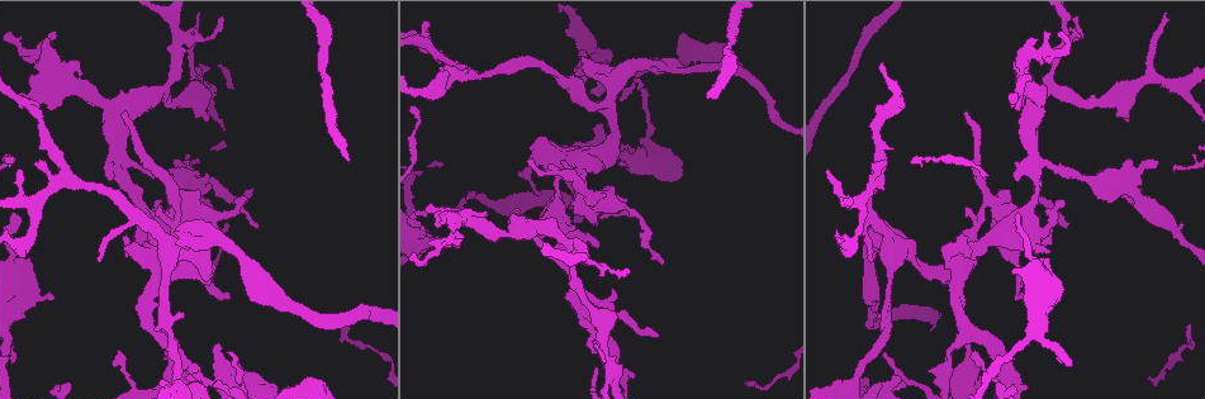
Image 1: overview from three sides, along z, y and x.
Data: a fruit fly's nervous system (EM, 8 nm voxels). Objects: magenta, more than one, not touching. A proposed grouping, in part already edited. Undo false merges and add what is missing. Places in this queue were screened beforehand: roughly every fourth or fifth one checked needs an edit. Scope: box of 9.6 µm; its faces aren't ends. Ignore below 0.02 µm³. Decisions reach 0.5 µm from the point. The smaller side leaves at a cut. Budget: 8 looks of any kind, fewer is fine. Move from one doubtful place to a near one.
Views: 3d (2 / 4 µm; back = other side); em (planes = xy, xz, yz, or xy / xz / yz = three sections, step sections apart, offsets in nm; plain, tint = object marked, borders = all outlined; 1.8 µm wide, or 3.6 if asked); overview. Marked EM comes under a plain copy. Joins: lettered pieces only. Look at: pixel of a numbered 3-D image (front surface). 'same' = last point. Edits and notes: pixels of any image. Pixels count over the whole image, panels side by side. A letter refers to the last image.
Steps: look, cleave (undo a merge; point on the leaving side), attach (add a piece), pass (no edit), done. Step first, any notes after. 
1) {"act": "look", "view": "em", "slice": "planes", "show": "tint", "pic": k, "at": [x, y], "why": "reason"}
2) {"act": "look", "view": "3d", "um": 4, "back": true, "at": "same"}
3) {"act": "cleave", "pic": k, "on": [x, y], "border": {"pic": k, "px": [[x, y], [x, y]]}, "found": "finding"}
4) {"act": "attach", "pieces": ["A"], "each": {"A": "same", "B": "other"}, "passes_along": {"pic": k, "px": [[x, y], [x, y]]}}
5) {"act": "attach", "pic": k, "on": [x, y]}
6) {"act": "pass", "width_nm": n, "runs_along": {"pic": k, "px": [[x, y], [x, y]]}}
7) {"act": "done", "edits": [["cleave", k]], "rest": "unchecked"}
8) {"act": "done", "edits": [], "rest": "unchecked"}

{"act": "look", "view": "em", "slice": "yz", "step": 16, "show": "borders", "pic": 1, "at": [662, 263], "why": "free end"}

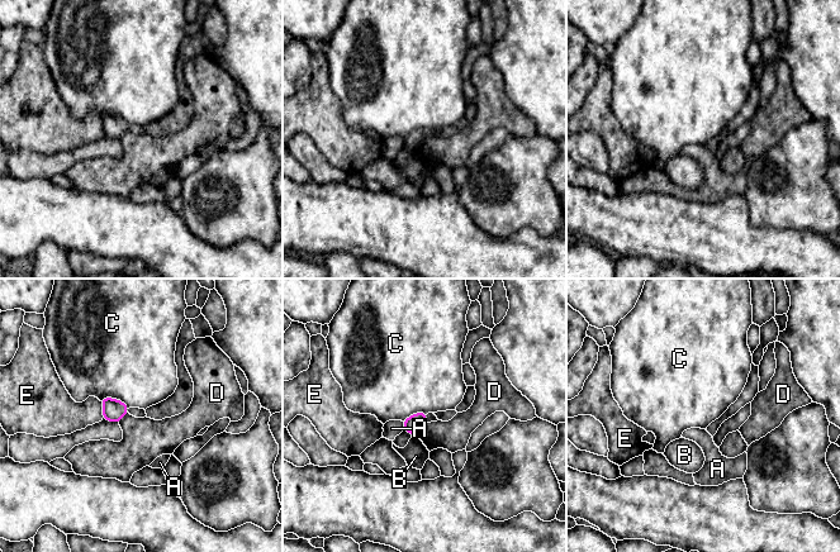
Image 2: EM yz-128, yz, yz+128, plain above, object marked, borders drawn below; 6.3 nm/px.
{"act": "look", "view": "em", "slice": "planes", "show": "borders", "at": "same"}

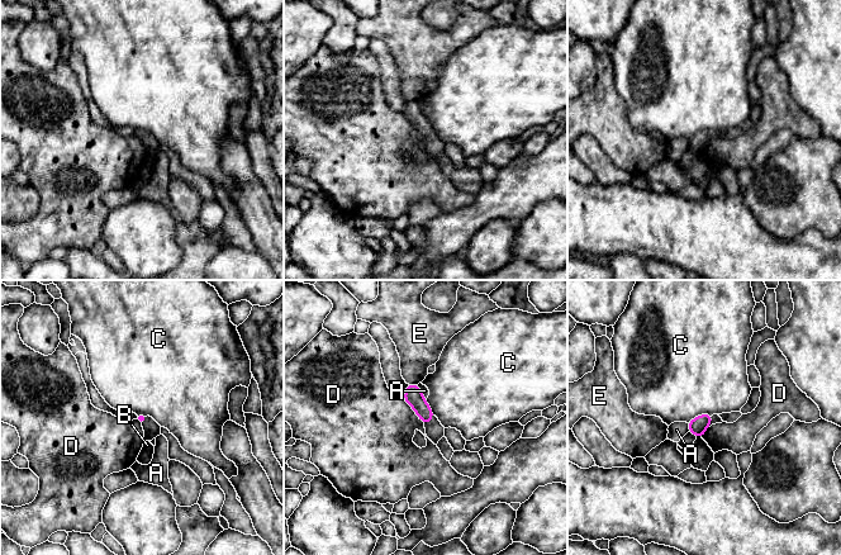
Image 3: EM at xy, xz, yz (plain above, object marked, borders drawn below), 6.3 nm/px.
{"act": "pass", "each": {"A": "other", "B": "other", "C": "other", "D": "other", "E": "other"}, "border": {"pic": 3, "px": [[402, 397], [423, 423]]}, "found": "no lettered piece goes on from it"}

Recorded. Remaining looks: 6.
{"act": "look", "view": "3d", "um": 4, "pic": 1, "at": [993, 201], "why": "arms run side by side"}

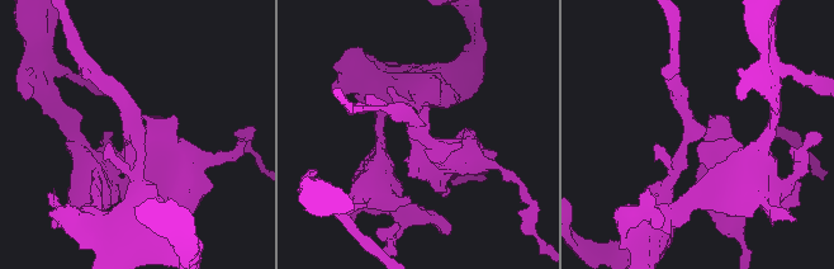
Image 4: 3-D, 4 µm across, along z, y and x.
{"act": "look", "view": "em", "slice": "planes", "show": "borders", "pic": 4, "at": [700, 134], "why": "shape alone is not enough"}

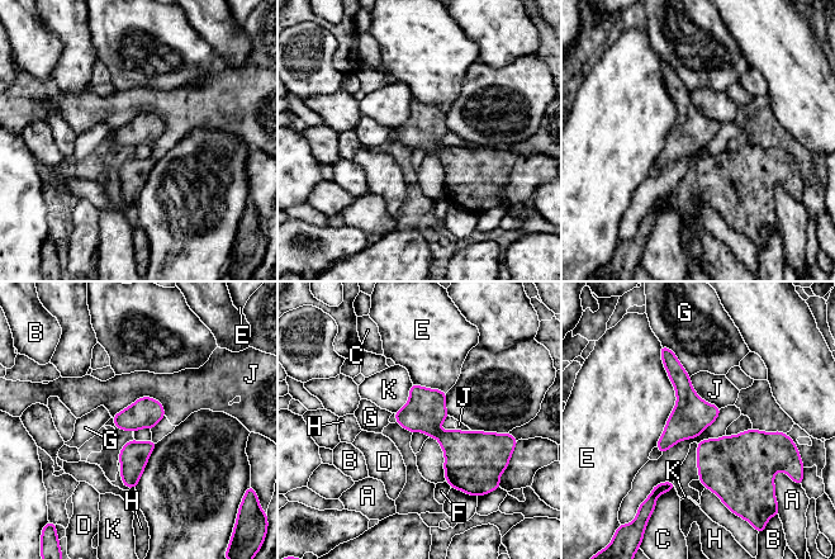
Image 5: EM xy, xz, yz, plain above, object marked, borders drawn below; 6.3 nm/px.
{"act": "pass", "each": {"A": "other", "B": "other", "C": "other", "D": "other", "E": "other", "F": "other", "G": "other", "H": "other", "J": "other", "K": "other"}, "found": "one cell here"}

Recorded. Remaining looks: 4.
{"act": "look", "view": "3d", "um": 4, "pic": 1, "at": [1019, 295], "why": "tapers out"}

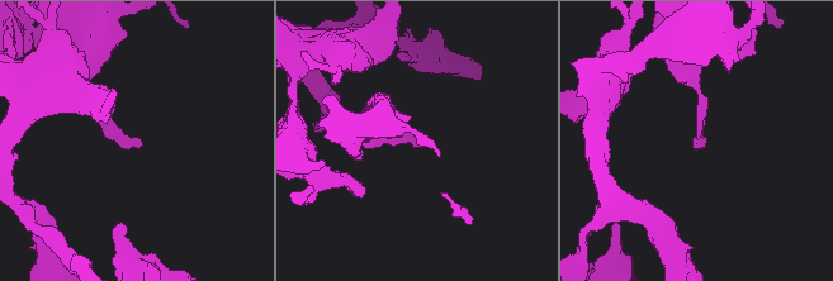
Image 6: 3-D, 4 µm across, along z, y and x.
{"act": "look", "view": "em", "slice": "planes", "show": "borders", "pic": 6, "at": [140, 143], "why": "now the EM"}

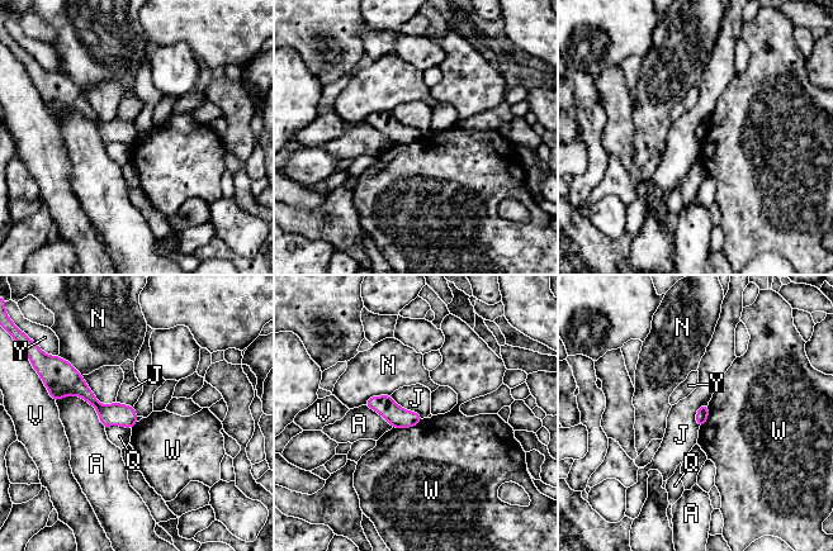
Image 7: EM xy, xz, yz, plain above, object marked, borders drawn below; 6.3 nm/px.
{"act": "pass", "width_nm": 80, "each": {"A": "other", "J": "other", "N": "other", "Q": "other", "V": "other", "W": "other", "Y": "other"}, "border": {"pic": 7, "px": [[389, 395], [422, 418]]}, "found": "none of them fits"}

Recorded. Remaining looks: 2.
{"act": "done", "edits": [], "rest": "unchecked"}

